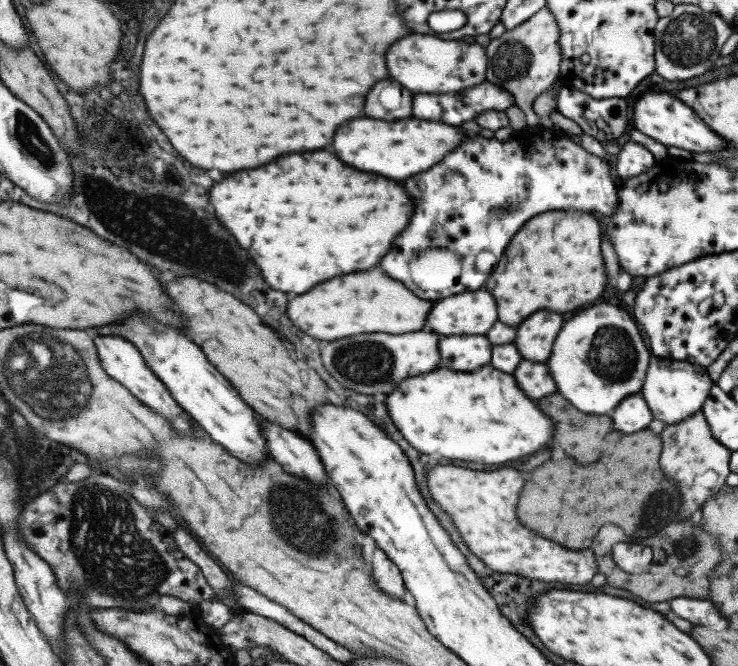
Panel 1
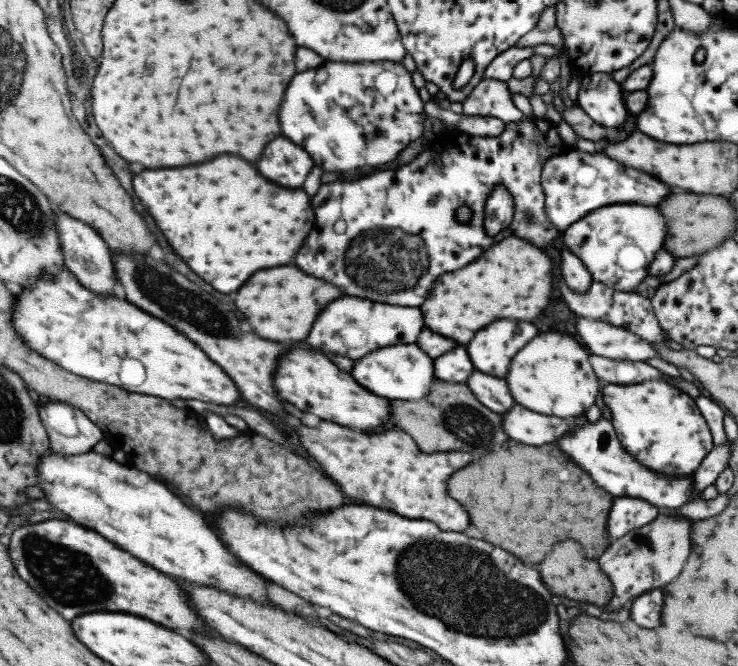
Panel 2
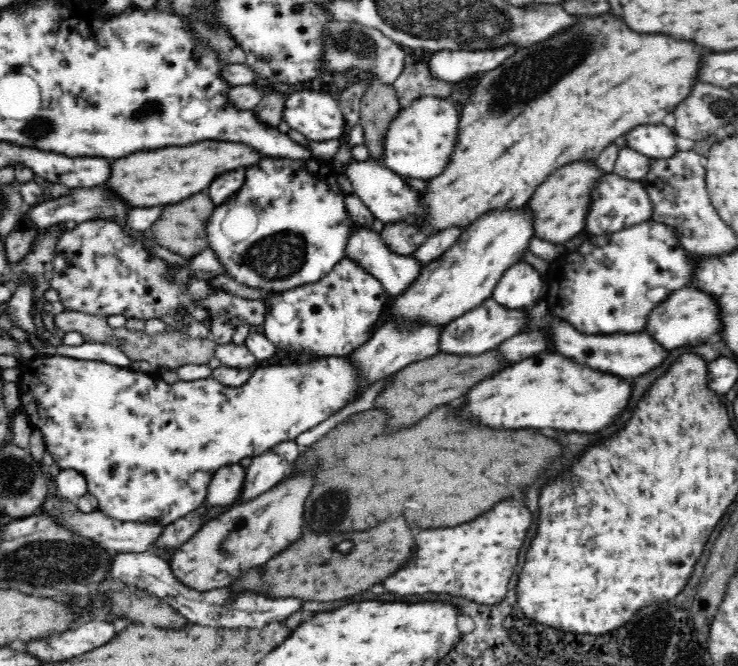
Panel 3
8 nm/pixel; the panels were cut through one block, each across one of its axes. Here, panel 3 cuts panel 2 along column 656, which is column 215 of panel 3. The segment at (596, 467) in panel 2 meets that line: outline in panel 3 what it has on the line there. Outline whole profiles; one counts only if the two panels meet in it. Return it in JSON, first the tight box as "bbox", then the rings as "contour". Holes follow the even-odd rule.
{"bbox":[206,463,246,507],"contour":[[[240,463],[223,466],[213,474],[207,488],[206,504],[210,507],[231,507],[242,494],[246,469]]]}

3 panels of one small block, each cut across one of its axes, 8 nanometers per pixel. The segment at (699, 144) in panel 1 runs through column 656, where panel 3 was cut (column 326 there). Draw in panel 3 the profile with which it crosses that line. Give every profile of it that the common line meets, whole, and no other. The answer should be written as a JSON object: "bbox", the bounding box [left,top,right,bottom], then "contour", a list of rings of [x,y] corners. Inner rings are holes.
{"bbox":[284,90,347,142],"contour":[[[304,90],[290,94],[284,108],[284,120],[290,129],[314,142],[339,140],[347,132],[338,102],[324,92]]]}

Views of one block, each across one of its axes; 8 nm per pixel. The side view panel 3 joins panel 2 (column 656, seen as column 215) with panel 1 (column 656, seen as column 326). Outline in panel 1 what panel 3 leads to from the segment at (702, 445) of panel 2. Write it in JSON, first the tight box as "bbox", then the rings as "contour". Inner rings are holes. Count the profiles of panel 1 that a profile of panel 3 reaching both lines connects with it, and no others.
{"bbox":[639,354,713,426],"contour":[[[651,354],[648,363],[645,378],[639,393],[641,393],[641,396],[645,399],[646,405],[651,411],[652,418],[660,420],[665,426],[675,424],[700,410],[703,401],[709,396],[710,388],[713,385],[708,373],[705,372],[706,368],[689,364],[690,362],[676,361],[670,358],[659,358],[653,354]]]}

